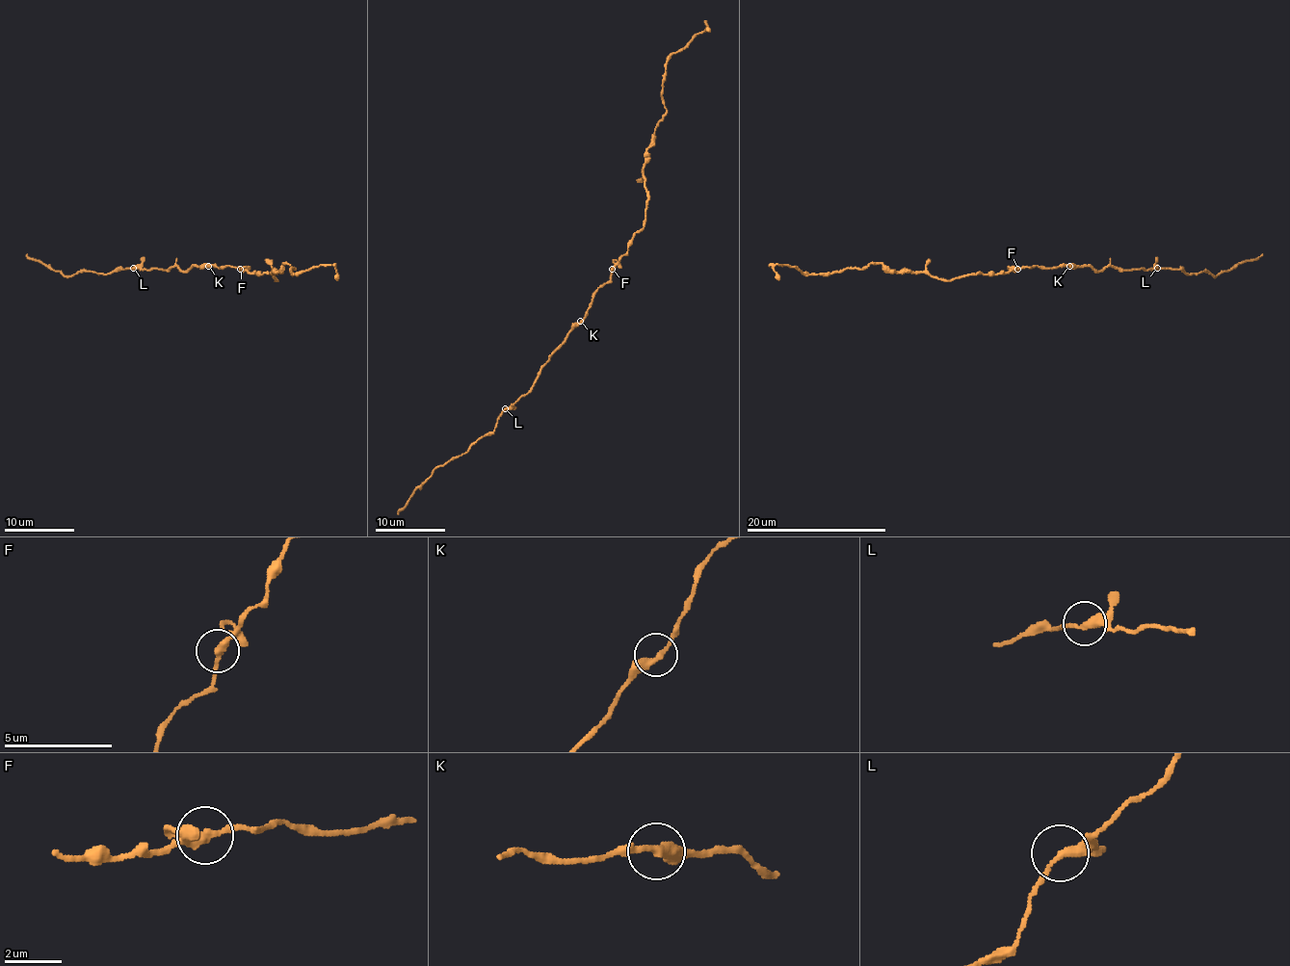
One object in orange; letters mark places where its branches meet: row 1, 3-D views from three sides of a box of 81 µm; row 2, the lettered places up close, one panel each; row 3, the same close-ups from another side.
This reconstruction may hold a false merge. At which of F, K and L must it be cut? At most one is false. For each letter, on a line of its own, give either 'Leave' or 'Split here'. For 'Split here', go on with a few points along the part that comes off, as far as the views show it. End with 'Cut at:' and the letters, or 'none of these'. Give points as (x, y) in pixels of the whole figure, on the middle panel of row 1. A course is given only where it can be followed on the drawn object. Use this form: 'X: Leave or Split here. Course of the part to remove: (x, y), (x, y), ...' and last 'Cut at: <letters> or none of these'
F: Leave
K: Leave
L: Leave
Cut at: none of these

